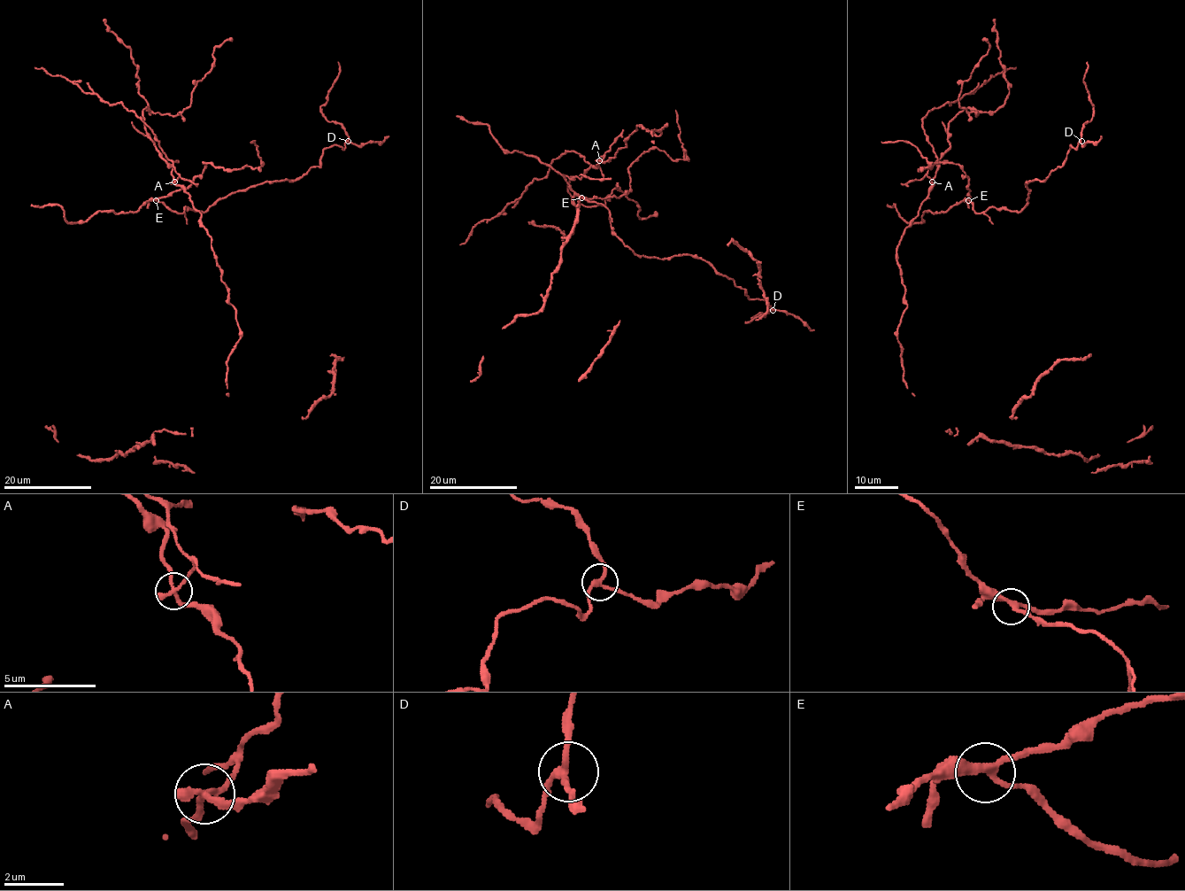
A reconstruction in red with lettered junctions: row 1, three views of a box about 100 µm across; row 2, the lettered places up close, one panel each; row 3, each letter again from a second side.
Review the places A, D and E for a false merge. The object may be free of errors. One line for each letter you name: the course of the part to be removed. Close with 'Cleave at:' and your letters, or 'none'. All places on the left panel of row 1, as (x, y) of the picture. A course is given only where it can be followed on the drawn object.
A: Course of the part to remove: (174, 182), (178, 174), (137, 116), (121, 103), (109, 104), (65, 77), (34, 67)
Cleave at: A

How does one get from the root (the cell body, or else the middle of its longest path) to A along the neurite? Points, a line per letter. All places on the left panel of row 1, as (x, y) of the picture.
A: (201, 215), (193, 206), (189, 196), (174, 182)

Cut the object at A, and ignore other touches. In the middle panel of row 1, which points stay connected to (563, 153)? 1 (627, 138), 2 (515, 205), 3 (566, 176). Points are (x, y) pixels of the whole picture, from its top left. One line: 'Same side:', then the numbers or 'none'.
Same side: 2

